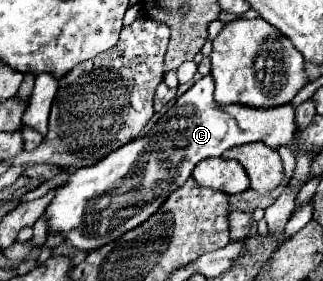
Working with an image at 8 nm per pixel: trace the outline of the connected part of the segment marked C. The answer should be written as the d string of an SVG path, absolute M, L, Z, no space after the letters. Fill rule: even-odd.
M212 75L202 77L166 111L164 117L170 119L158 123L158 139L138 137L100 163L70 173L44 211L48 233L60 233L70 247L90 253L152 217L168 195L188 181L202 159L220 157L230 147L256 141L278 149L288 145L298 131L296 109L290 105L274 107L274 111L250 111L250 107L238 105L220 107L212 95Z

